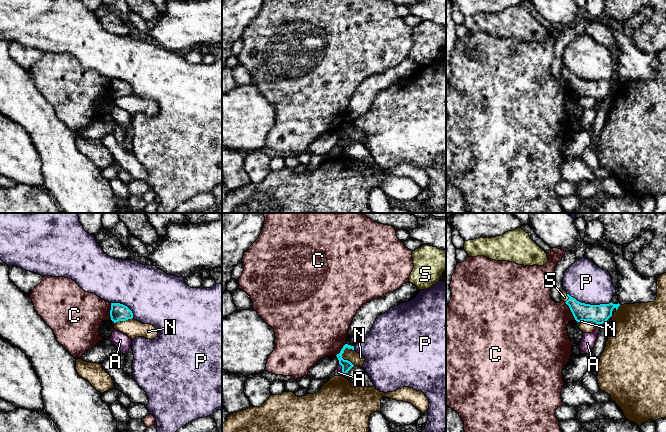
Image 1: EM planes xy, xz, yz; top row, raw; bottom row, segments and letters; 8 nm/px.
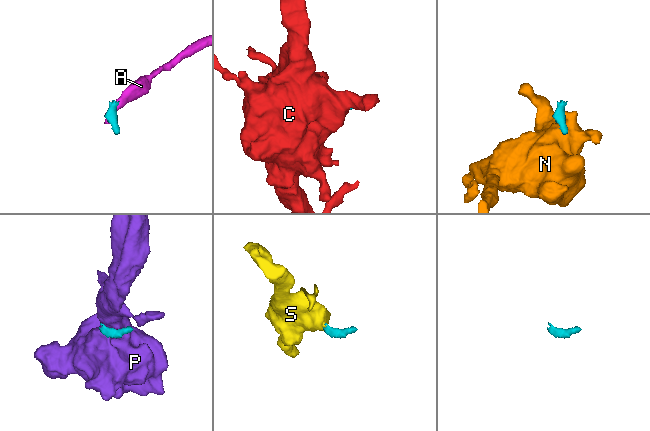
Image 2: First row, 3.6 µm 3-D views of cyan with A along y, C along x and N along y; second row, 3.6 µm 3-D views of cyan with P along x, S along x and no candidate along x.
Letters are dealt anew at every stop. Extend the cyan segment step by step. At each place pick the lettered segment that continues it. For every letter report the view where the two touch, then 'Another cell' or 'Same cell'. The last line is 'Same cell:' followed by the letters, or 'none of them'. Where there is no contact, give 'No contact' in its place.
A: Touches cyan in xz. Another cell
C: Touches cyan in yz. Another cell
N: Touches cyan in xz. Another cell
P: Touches cyan in yz. Another cell
S: Touches cyan in yz. Same cell
Same cell: S

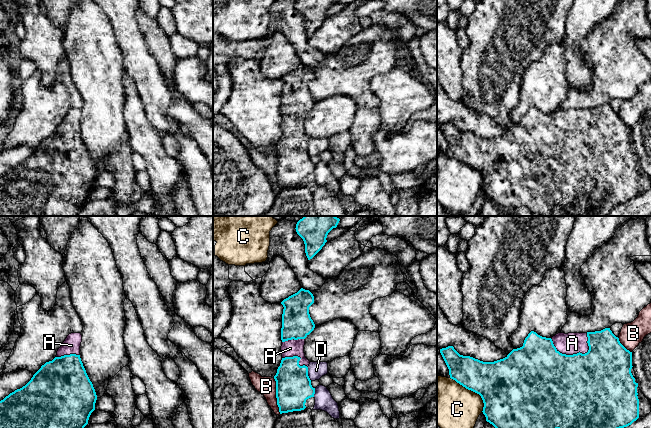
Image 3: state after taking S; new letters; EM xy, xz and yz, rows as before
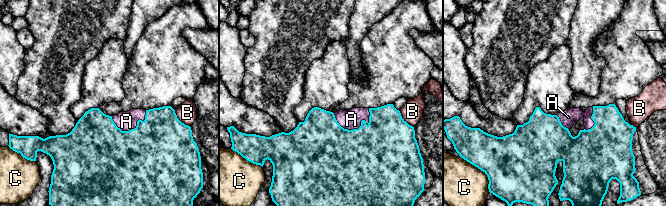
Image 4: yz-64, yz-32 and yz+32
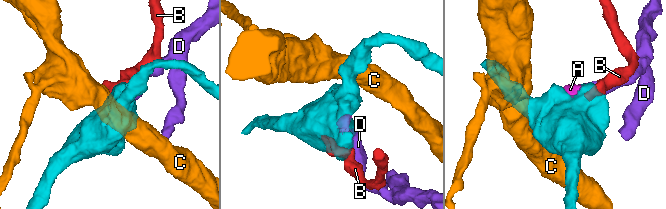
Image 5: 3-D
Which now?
A: Touches cyan in yz. Same cell
B: Touches cyan in xz. Another cell
C: Touches cyan in yz. Another cell
D: Touches cyan in xz. Another cell
Same cell: A

